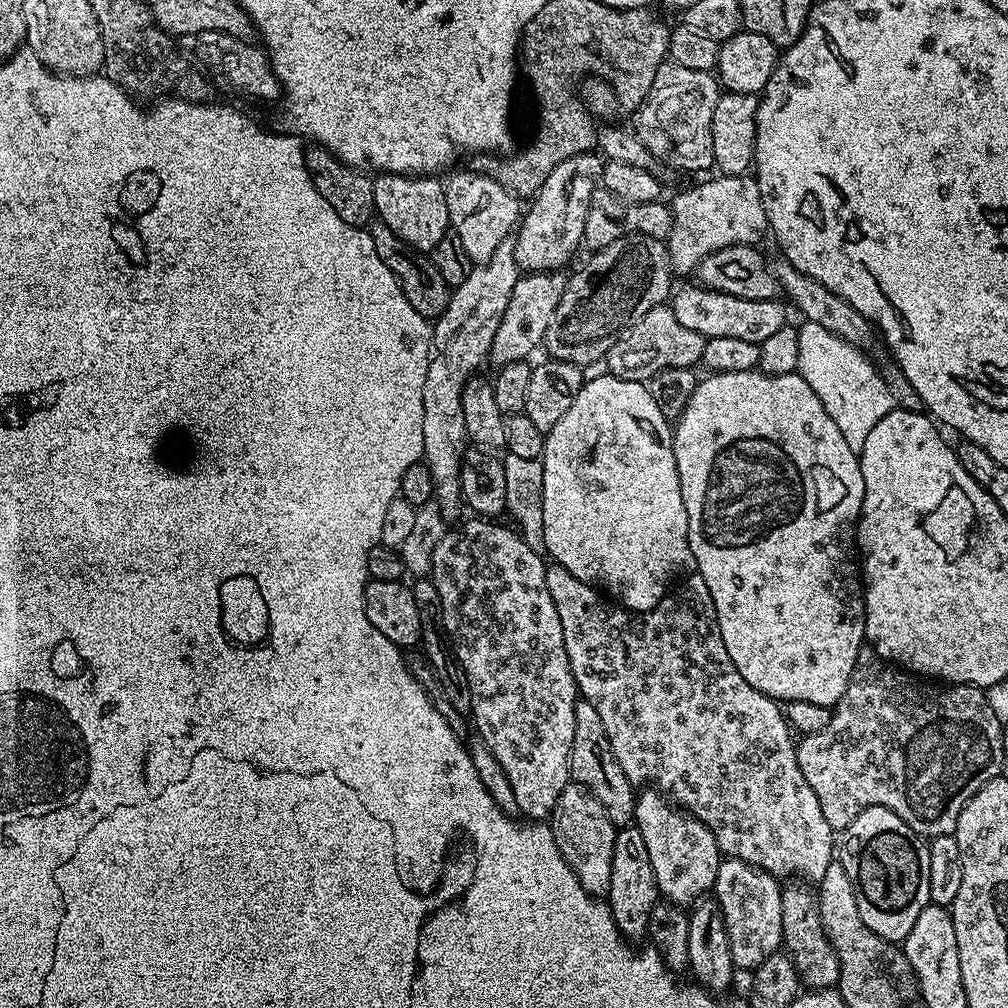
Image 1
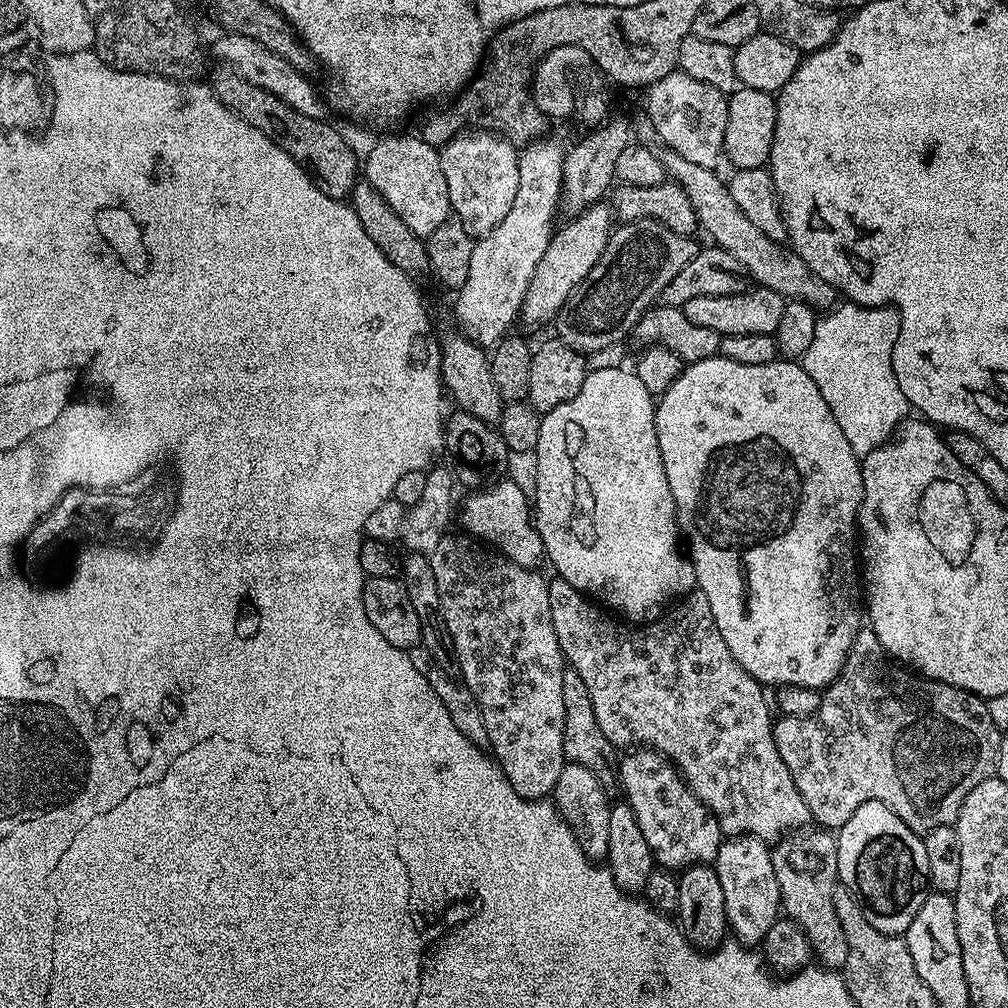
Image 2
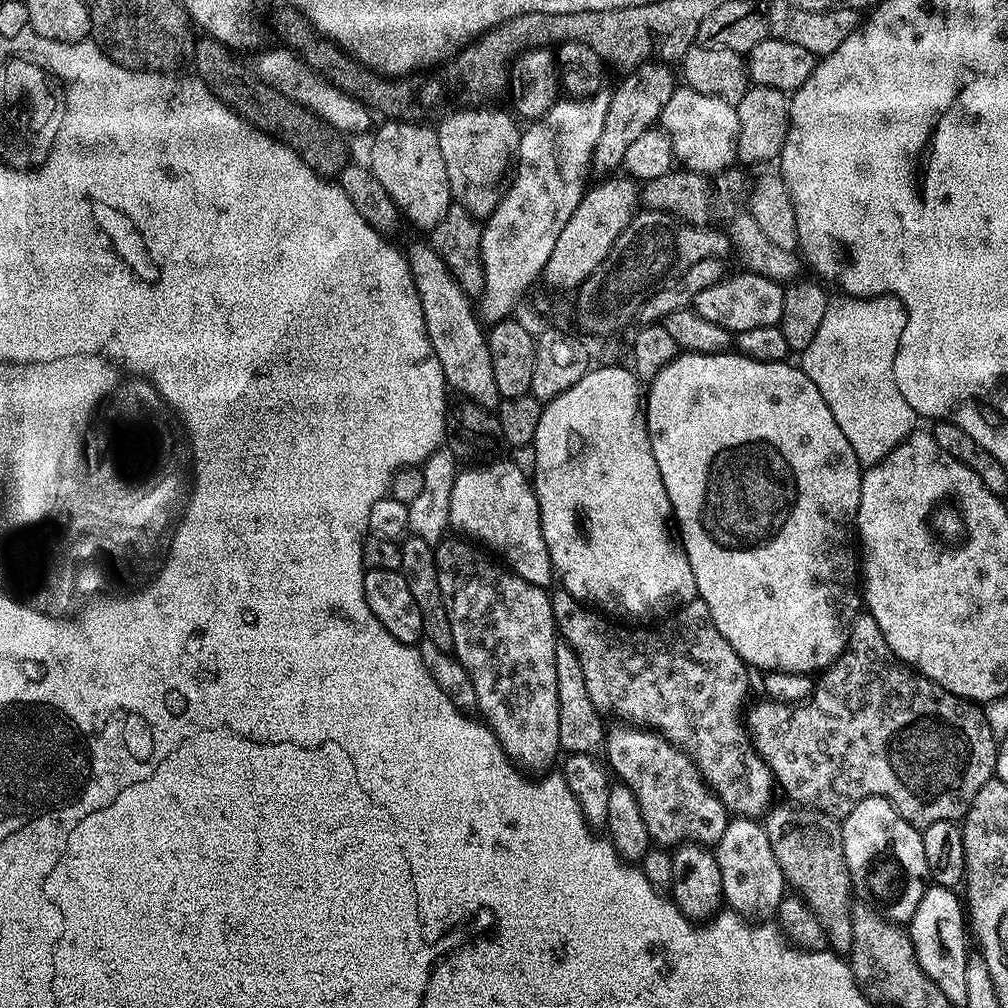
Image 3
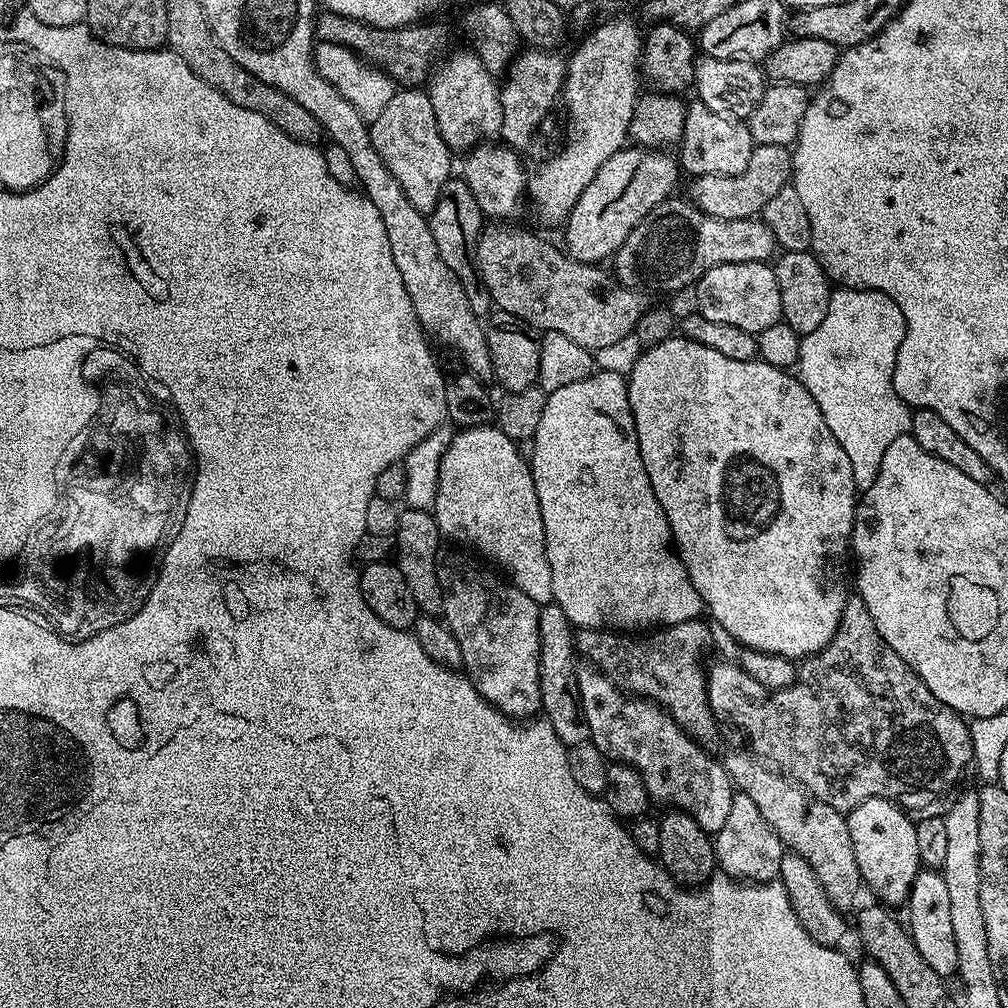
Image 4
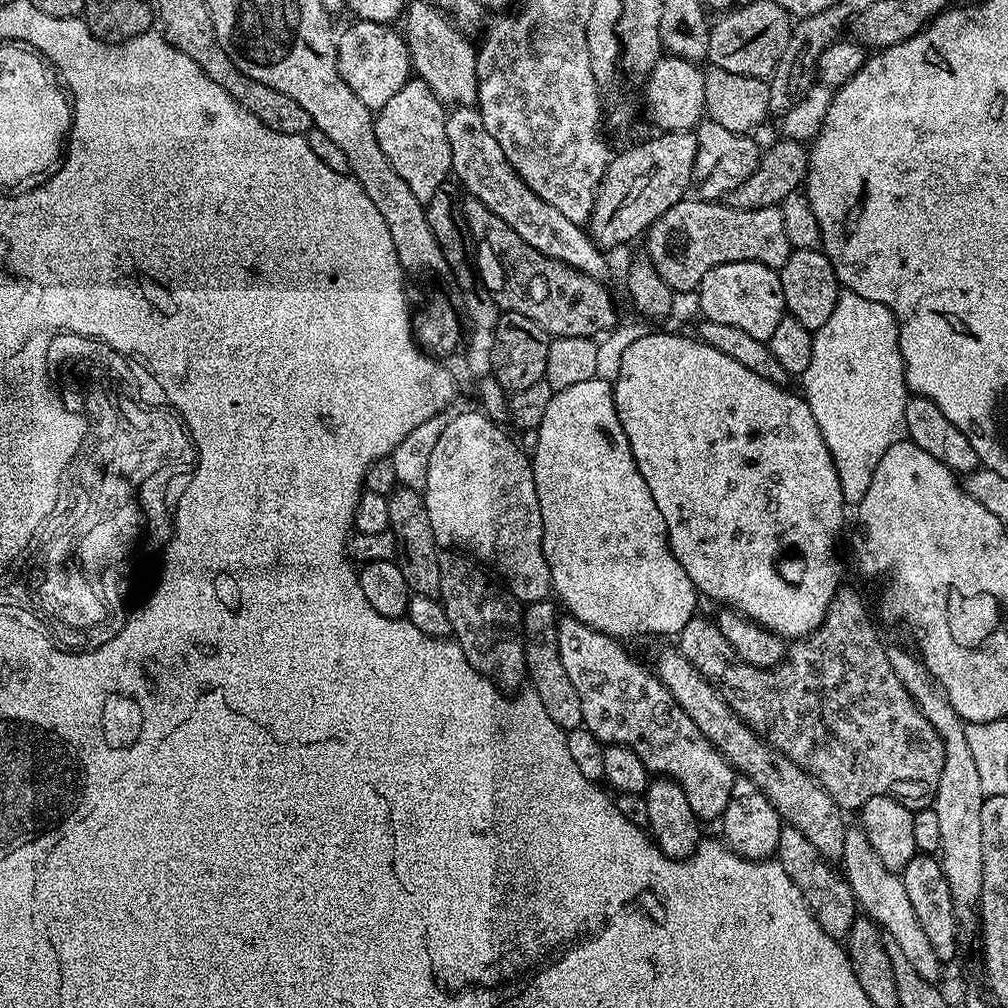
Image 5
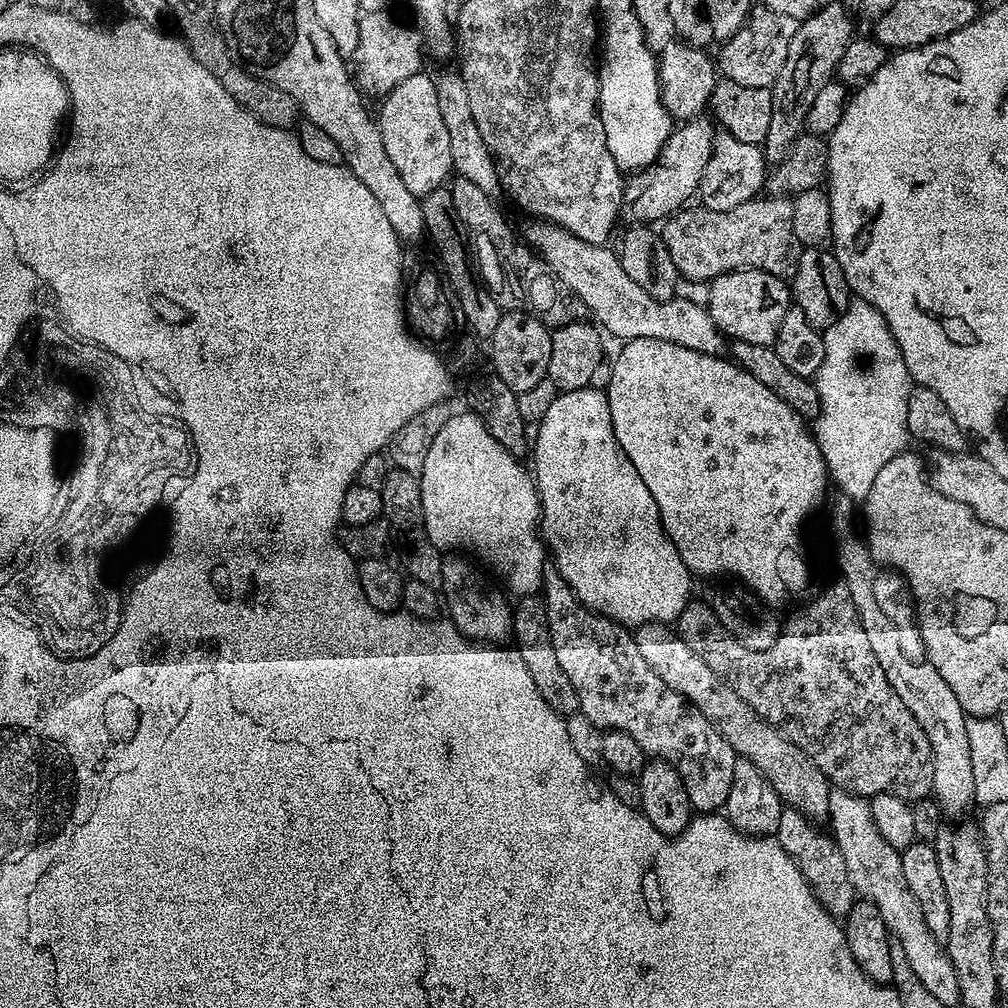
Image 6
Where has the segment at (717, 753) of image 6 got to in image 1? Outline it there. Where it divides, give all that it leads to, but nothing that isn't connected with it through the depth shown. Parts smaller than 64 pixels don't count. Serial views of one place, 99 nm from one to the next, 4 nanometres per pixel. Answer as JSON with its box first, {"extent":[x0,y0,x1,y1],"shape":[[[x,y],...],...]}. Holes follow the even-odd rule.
{"extent":[634,786,722,906],"shape":[[[648,786],[636,797],[634,827],[640,831],[642,838],[646,838],[646,850],[650,853],[650,866],[654,866],[656,886],[665,901],[691,906],[715,889],[722,853],[714,834],[710,834],[710,830],[698,818],[677,806],[663,792],[657,792],[655,788]]]}

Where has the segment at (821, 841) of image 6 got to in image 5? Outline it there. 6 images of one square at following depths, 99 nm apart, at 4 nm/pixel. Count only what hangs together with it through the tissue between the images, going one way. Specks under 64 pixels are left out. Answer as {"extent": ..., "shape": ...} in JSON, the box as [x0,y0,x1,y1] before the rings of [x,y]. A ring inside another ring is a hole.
{"extent":[774,827,858,941],"shape":[[[781,827],[774,858],[799,886],[818,926],[822,926],[822,930],[826,930],[826,934],[834,939],[843,941],[858,915],[858,905],[847,879],[837,869],[837,873],[832,869],[835,867],[810,843],[810,838],[806,838],[806,834],[802,834],[802,830],[797,828]]]}

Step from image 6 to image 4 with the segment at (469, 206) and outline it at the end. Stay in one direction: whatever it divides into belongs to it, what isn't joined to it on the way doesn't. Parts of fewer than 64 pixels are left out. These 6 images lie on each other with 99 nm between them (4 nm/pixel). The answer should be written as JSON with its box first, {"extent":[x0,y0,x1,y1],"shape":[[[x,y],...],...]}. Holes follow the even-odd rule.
{"extent":[476,222,650,350],"shape":[[[504,222],[493,224],[480,233],[476,263],[499,311],[514,314],[541,333],[566,334],[589,350],[612,348],[635,333],[642,314],[650,307],[640,290],[617,282],[609,273],[608,277],[603,267],[576,260],[540,236],[507,228]]]}

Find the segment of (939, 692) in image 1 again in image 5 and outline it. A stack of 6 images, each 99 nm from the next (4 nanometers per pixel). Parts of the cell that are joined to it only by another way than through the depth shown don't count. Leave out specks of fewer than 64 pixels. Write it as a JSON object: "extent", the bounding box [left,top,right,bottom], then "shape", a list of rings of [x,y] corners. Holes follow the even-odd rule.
{"extent":[678,586,944,810],"shape":[[[848,586],[839,588],[826,610],[822,623],[810,635],[789,643],[784,654],[784,661],[772,668],[759,668],[758,666],[750,666],[750,662],[742,662],[742,658],[738,658],[734,654],[734,646],[730,646],[730,642],[726,642],[726,638],[722,638],[722,630],[718,630],[715,619],[708,617],[707,620],[703,614],[693,616],[690,622],[686,622],[686,626],[682,626],[678,637],[678,647],[680,653],[697,670],[716,685],[717,692],[730,706],[730,710],[734,710],[734,714],[738,714],[744,719],[773,748],[778,749],[782,754],[786,754],[786,758],[790,758],[802,770],[809,772],[824,787],[826,794],[830,794],[830,798],[834,798],[834,802],[840,809],[849,810],[848,808],[853,808],[853,810],[859,810],[863,808],[866,802],[870,802],[870,798],[878,798],[879,796],[895,796],[897,800],[905,802],[913,802],[912,800],[924,802],[927,801],[924,800],[927,796],[929,799],[935,793],[938,778],[942,778],[944,740],[936,733],[931,722],[920,713],[920,707],[912,701],[911,694],[902,686],[898,674],[894,674],[894,670],[888,661],[885,645],[880,645],[880,640],[876,637],[876,630],[868,621],[868,610],[864,606],[864,600],[854,589],[848,588]]]}

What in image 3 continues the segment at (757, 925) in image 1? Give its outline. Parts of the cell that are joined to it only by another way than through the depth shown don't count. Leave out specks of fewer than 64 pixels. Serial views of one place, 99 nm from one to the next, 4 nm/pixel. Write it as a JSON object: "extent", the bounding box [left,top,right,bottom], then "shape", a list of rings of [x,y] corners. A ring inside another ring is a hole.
{"extent":[714,818,786,918],"shape":[[[732,818],[726,834],[714,846],[718,870],[722,870],[724,904],[745,918],[768,918],[786,895],[786,881],[770,850],[770,838],[763,823],[756,818]]]}

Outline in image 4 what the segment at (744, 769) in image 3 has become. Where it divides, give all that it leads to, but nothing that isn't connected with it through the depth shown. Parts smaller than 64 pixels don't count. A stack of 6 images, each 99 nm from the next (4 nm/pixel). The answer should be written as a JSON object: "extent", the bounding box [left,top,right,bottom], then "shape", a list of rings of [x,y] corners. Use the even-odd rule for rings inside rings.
{"extent":[574,618,718,746],"shape":[[[700,618],[687,620],[647,634],[581,628],[575,633],[574,648],[617,688],[660,705],[687,736],[708,746],[716,736],[718,716],[708,701],[706,659],[704,660],[704,651],[708,648],[708,628],[702,621]]]}

